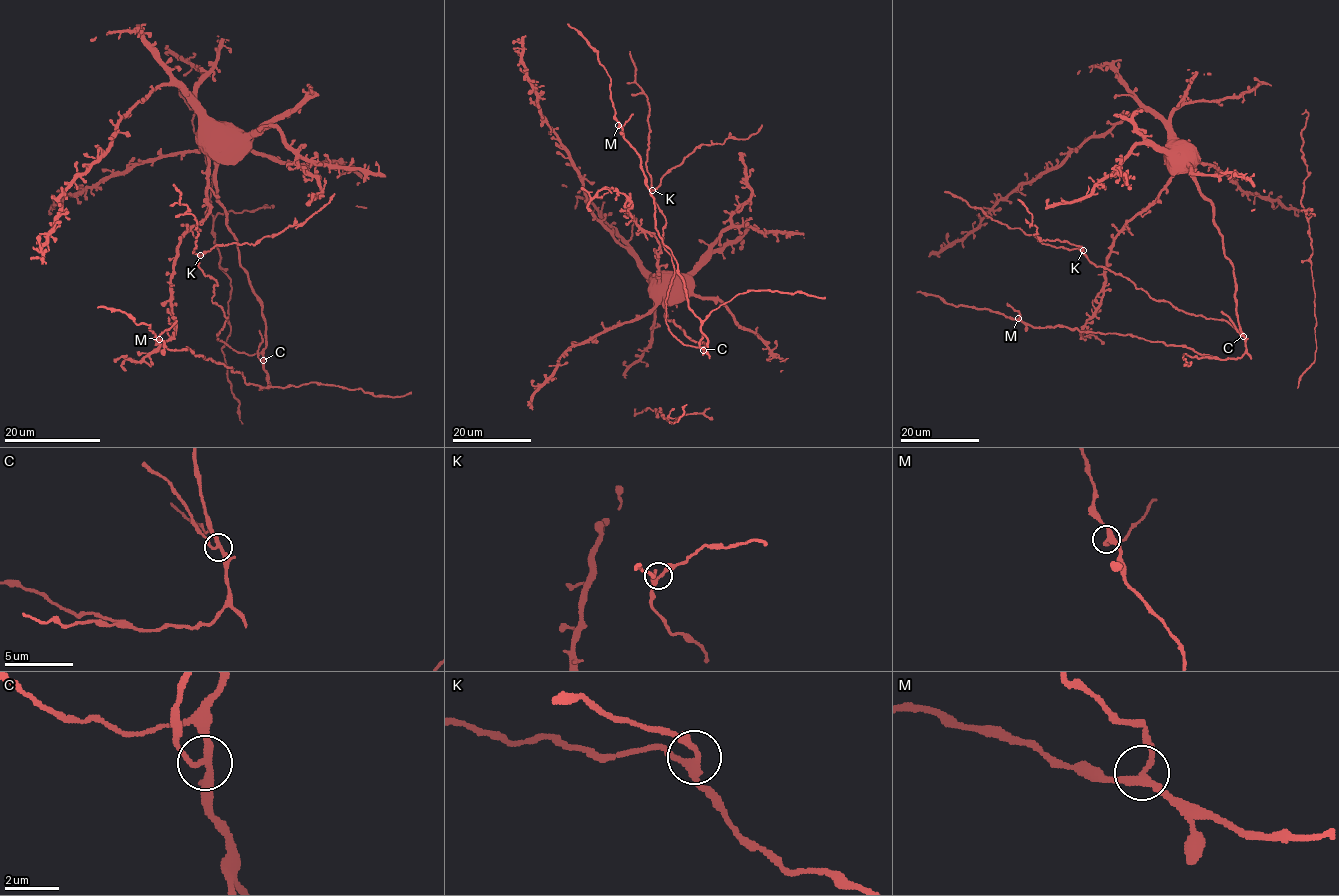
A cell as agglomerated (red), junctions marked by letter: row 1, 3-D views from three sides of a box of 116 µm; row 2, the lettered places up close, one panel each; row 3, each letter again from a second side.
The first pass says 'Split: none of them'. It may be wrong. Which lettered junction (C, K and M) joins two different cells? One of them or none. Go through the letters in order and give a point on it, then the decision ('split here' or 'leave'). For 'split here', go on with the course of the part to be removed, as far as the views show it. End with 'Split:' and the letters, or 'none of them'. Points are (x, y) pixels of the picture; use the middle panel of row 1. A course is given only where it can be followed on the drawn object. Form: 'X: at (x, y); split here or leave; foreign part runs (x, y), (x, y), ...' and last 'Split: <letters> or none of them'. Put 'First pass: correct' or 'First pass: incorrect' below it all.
C: at (703, 350); split here; foreign part runs (703, 349), (699, 345), (702, 338), (699, 328)
K: at (652, 190); leave
M: at (618, 125); leave
Split: C
First pass: incorrect

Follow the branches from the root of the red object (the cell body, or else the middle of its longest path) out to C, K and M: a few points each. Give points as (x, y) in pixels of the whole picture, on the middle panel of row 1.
C: (664, 273), (665, 317), (692, 340), (705, 343), (703, 349)
K: (664, 273), (665, 317), (705, 345), (683, 344), (666, 323), (674, 264), (661, 242), (666, 220), (652, 190)
M: (664, 273), (665, 317), (706, 352), (677, 260), (655, 226), (640, 155), (618, 125)

